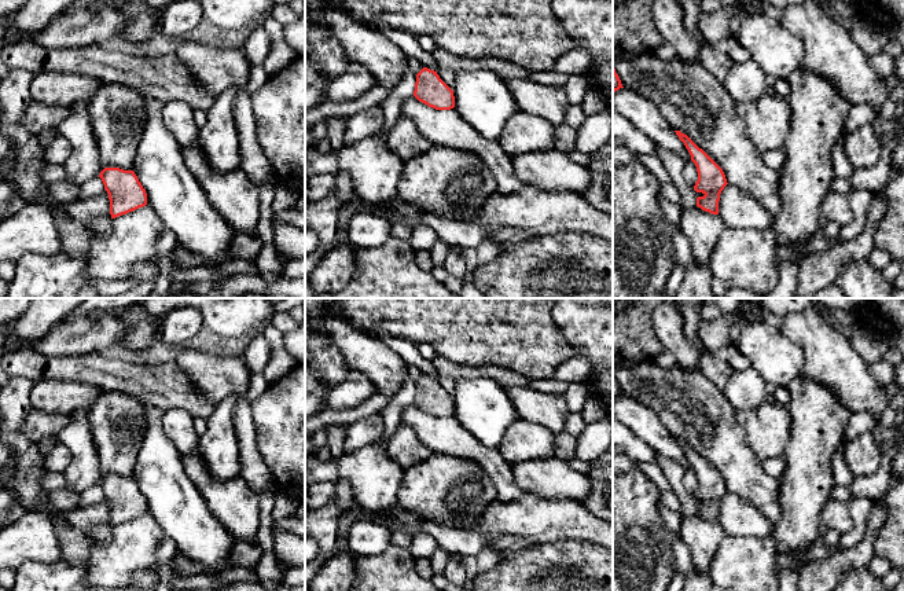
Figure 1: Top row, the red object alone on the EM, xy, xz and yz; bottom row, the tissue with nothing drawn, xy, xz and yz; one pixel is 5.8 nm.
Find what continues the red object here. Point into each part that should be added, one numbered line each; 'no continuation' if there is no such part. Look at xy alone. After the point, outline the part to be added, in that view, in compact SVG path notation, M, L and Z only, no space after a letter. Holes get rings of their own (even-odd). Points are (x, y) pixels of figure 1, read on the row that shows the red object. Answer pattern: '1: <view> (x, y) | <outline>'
no continuation

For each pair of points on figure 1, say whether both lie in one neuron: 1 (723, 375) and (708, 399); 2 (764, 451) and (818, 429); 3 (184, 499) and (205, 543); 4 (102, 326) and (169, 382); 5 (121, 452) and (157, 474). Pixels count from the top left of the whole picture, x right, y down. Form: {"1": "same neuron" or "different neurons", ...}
{"1": "different neurons", "2": "different neurons", "3": "same neuron", "4": "different neurons", "5": "different neurons"}

